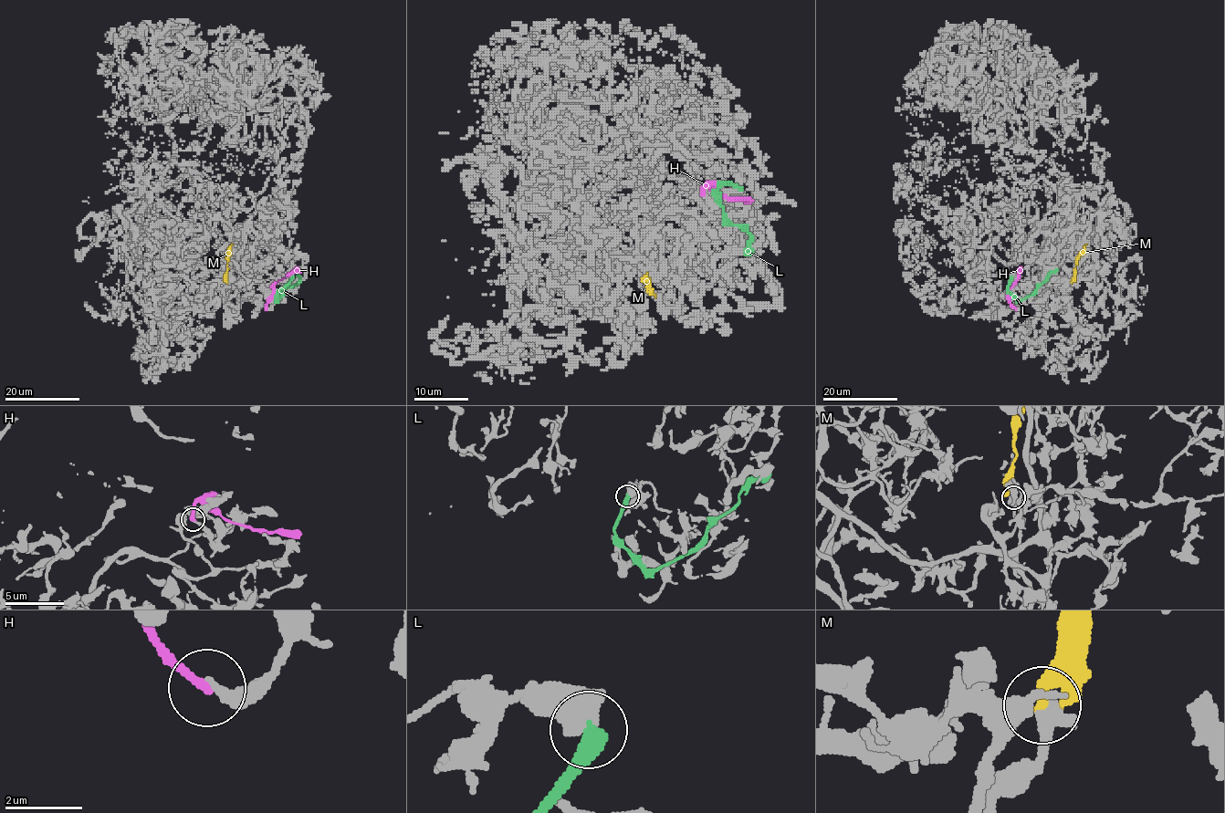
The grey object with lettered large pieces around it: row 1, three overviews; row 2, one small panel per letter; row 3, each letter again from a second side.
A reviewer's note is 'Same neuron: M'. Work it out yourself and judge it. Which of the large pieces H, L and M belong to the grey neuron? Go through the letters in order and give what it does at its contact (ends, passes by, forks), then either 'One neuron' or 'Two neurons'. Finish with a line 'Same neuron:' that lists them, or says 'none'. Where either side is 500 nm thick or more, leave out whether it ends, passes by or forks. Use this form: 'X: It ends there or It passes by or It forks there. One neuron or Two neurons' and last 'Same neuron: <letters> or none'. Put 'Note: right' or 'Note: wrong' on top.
Note: right
H: It ends there. Two neurons
L: It ends there. Two neurons
M: It ends there. One neuron
Same neuron: M

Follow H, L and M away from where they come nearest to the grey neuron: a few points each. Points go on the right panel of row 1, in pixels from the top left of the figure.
H: (1015, 308), (1010, 303), (1008, 294), (1020, 271)
L: (1011, 276), (1007, 289), (1020, 300), (1030, 297), (1056, 269)
M: (1072, 282), (1079, 253), (1087, 244)

